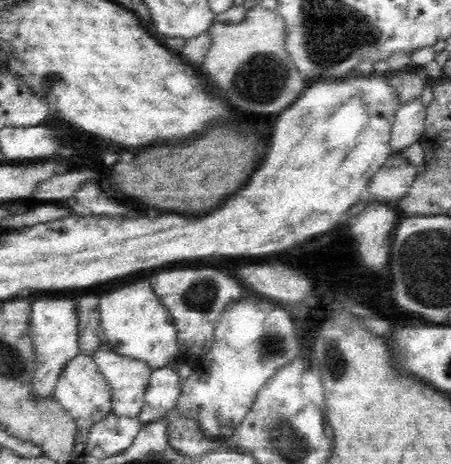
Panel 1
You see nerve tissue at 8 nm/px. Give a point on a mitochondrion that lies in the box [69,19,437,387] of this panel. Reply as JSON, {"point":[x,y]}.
{"point":[261,77]}

